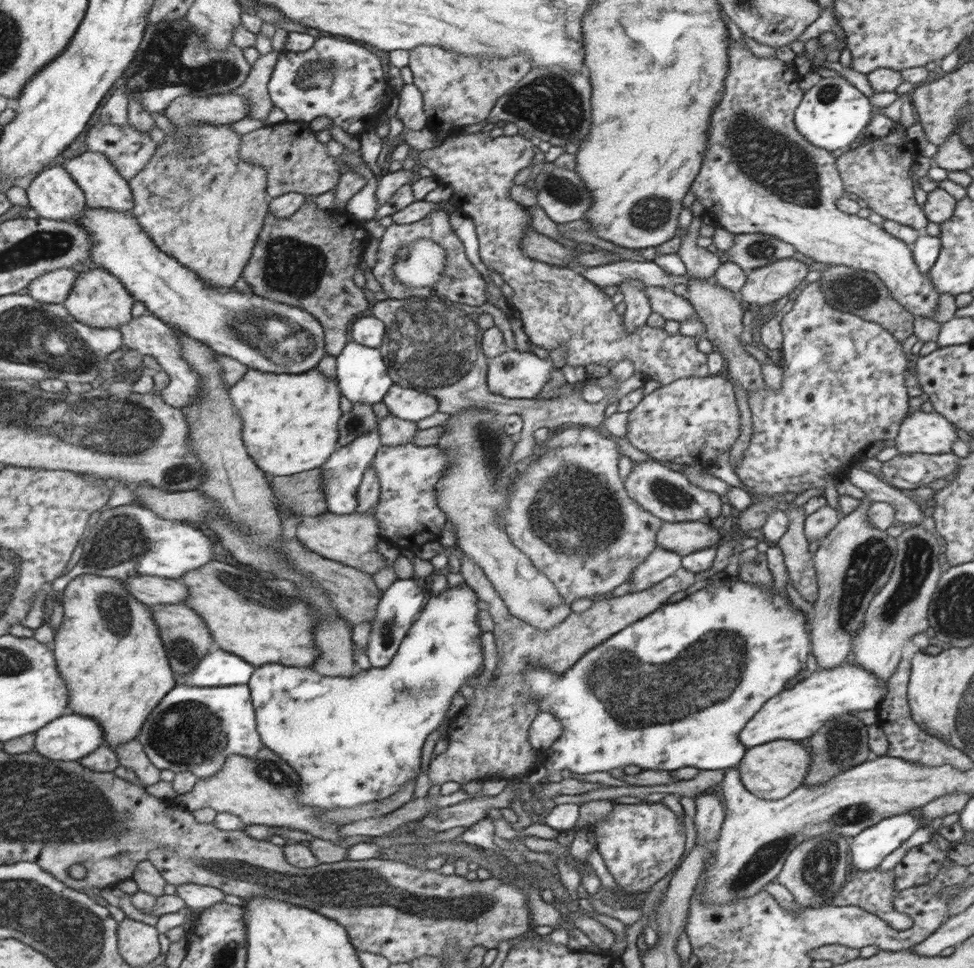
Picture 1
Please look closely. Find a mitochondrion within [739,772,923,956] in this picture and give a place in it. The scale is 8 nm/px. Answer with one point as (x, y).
(819, 869)

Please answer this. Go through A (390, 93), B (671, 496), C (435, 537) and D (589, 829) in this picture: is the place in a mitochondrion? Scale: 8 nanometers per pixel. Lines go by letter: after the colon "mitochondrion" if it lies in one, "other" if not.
A: other
B: mitochondrion
C: other
D: other

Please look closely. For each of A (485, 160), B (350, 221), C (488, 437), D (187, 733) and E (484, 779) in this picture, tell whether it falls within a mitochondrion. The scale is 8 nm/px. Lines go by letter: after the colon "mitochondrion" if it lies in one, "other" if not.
A: other
B: other
C: mitochondrion
D: mitochondrion
E: other

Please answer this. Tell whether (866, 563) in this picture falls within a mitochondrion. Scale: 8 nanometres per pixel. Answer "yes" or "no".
yes

